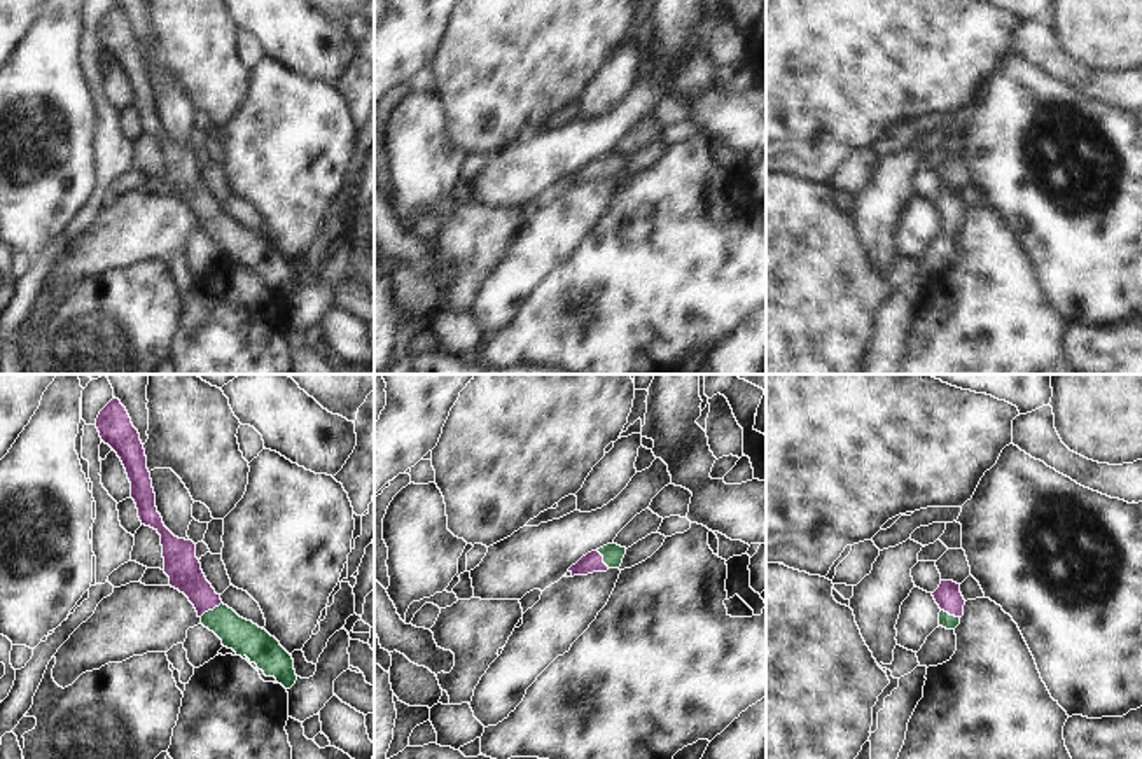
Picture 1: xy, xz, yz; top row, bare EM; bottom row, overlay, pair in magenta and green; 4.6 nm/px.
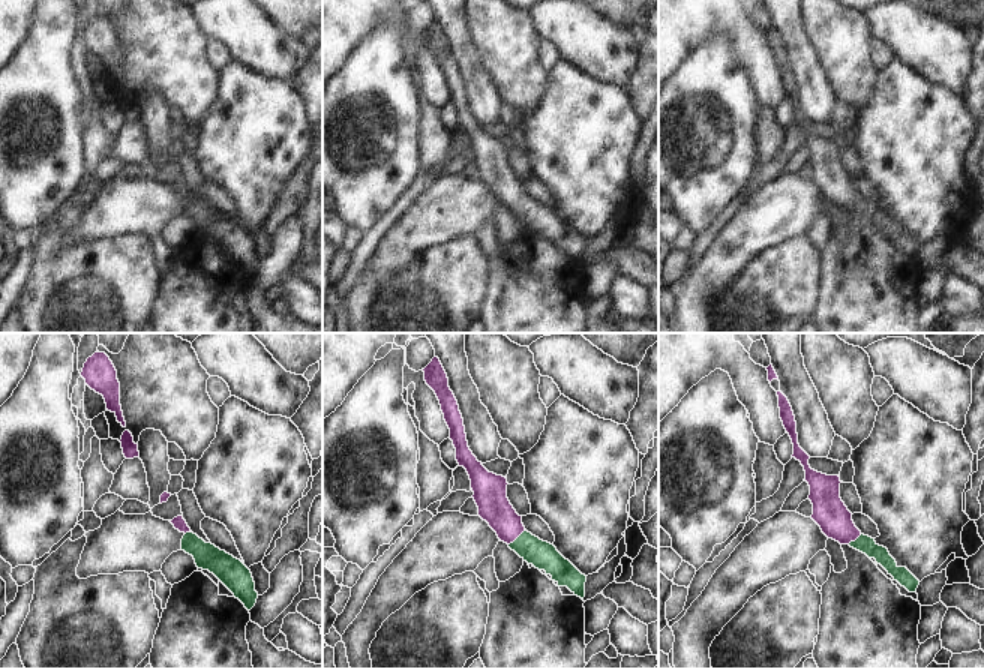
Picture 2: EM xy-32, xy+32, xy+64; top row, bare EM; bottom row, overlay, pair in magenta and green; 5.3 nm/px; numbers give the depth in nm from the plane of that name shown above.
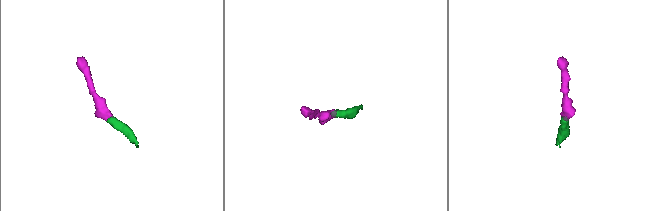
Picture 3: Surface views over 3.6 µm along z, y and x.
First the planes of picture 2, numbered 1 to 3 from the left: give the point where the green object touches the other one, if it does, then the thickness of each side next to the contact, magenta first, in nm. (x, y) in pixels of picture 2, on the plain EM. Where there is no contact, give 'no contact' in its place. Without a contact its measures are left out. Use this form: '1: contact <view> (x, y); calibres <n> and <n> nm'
1: contact xy-32 (188, 195); calibres 70 and 140 nm
2: contact xy+32 (516, 201); calibres 170 and 150 nm
3: contact xy+64 (854, 204); calibres 180 and 90 nm

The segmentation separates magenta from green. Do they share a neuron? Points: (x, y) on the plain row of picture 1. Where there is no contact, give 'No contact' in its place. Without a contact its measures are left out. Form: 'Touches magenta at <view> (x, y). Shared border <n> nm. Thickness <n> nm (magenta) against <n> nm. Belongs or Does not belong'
Touches magenta at xy (210, 217). Shared border 120 nm. Thickness 160 nm (magenta) against 160 nm. Belongs

